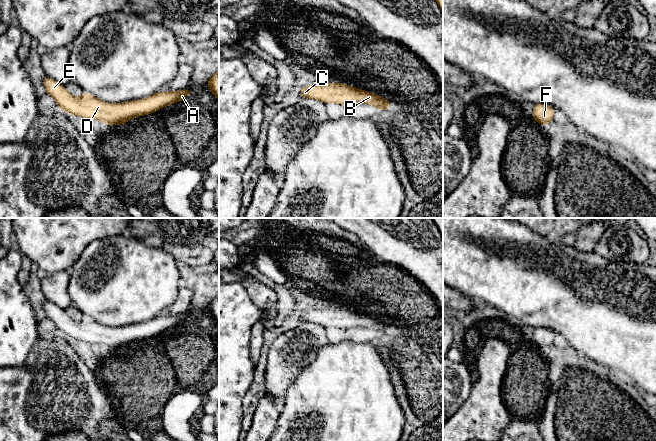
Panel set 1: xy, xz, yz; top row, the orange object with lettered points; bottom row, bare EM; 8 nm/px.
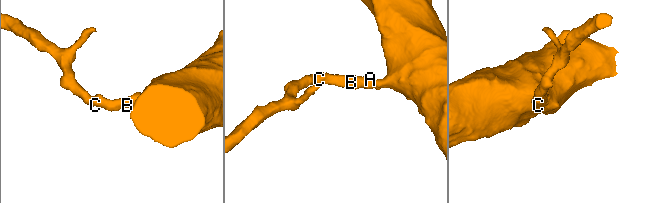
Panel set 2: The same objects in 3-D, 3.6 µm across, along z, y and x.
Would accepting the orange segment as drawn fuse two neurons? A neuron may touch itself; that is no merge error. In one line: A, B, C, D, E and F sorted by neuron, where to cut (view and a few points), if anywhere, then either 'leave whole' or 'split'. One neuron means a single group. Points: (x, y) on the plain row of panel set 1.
A B C D E F | no cut | leave whole

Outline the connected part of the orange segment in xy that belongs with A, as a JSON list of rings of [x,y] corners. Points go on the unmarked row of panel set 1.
[[[48,300],[43,301],[43,309],[46,317],[49,318],[58,328],[58,333],[68,336],[69,338],[77,341],[89,342],[94,345],[100,344],[106,350],[107,349],[124,349],[127,345],[139,340],[149,339],[160,333],[185,324],[187,320],[192,316],[186,313],[176,316],[158,315],[157,317],[143,323],[131,324],[121,327],[107,327],[97,323],[93,318],[84,316],[80,321],[75,321],[68,316],[65,309],[61,309],[59,306]]]

